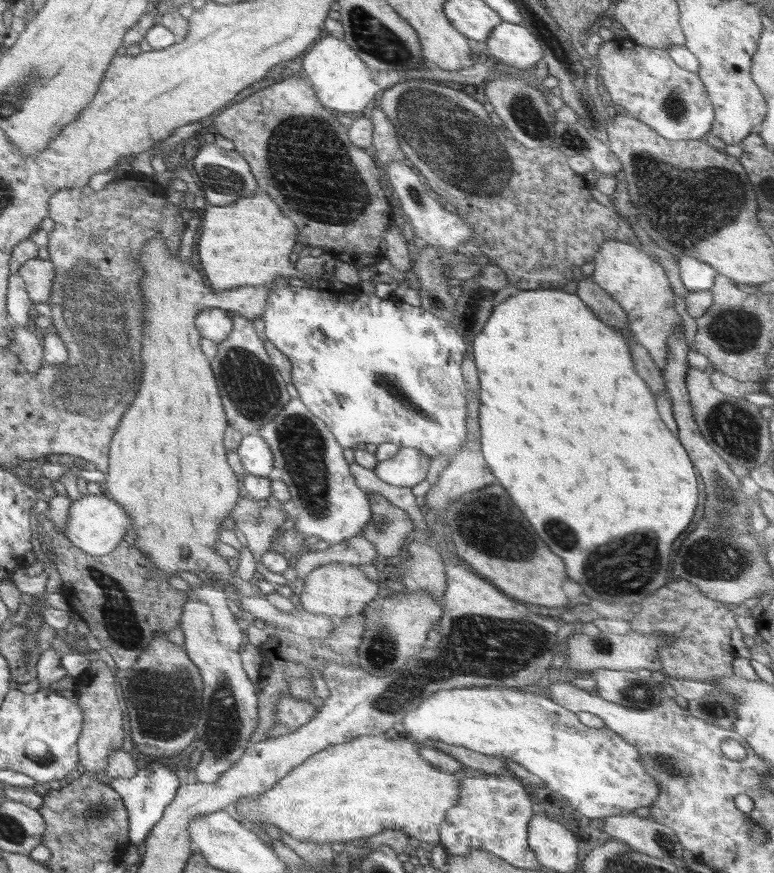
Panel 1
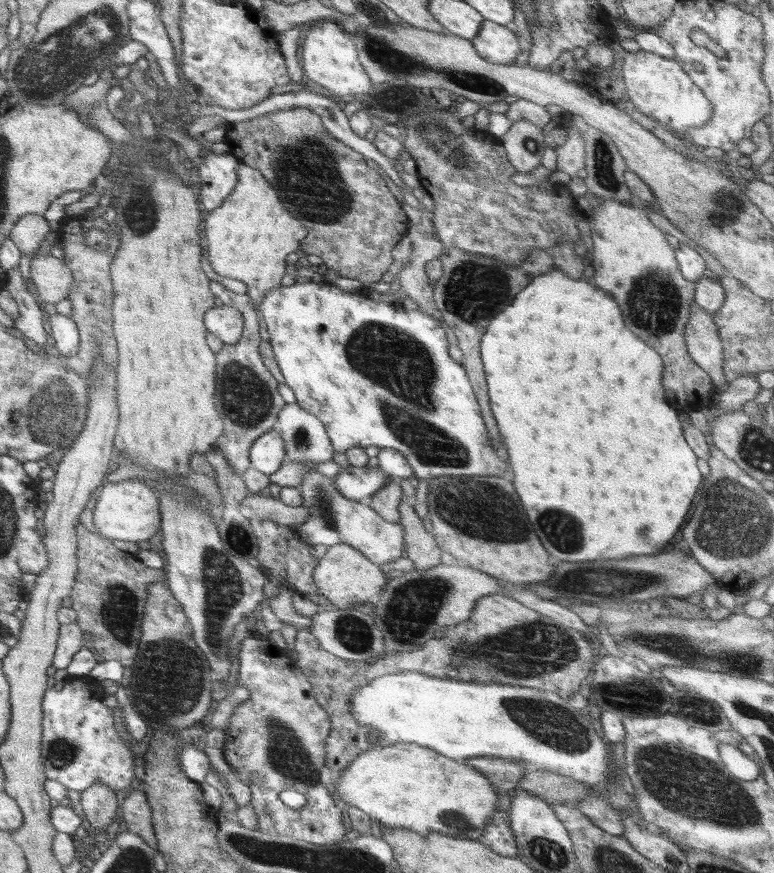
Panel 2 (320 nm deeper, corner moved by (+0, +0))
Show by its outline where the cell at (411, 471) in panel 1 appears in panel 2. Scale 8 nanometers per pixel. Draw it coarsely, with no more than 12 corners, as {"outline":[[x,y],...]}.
{"outline":[[348,467],[333,477],[340,494],[367,501],[388,481],[379,467]]}

